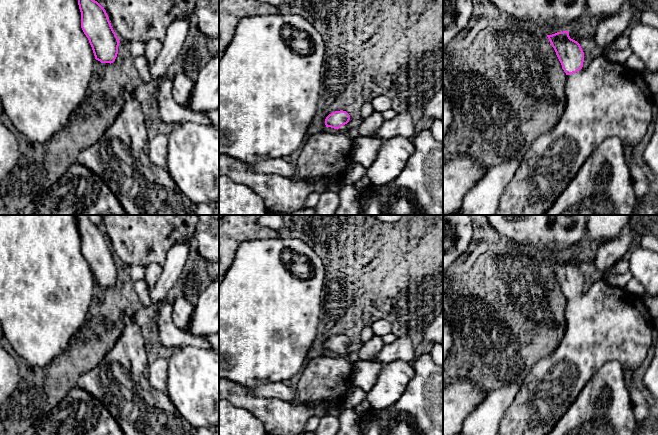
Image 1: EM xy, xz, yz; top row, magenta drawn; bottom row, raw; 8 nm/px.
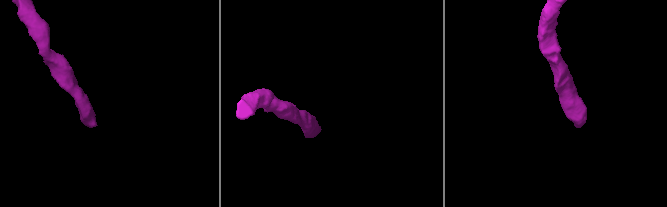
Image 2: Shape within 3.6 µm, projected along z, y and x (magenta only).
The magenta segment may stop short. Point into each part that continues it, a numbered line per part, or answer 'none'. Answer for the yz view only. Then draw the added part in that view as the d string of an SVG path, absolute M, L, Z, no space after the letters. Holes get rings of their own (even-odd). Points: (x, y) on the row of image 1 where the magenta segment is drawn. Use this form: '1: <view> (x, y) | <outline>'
1: yz (605, 99) | M602 54L593 58L585 69L567 75L565 96L566 106L561 119L547 133L533 141L514 177L504 189L495 215L543 215L602 141L617 136L633 150L645 136L652 120L653 95L642 74L625 64L611 62Z

